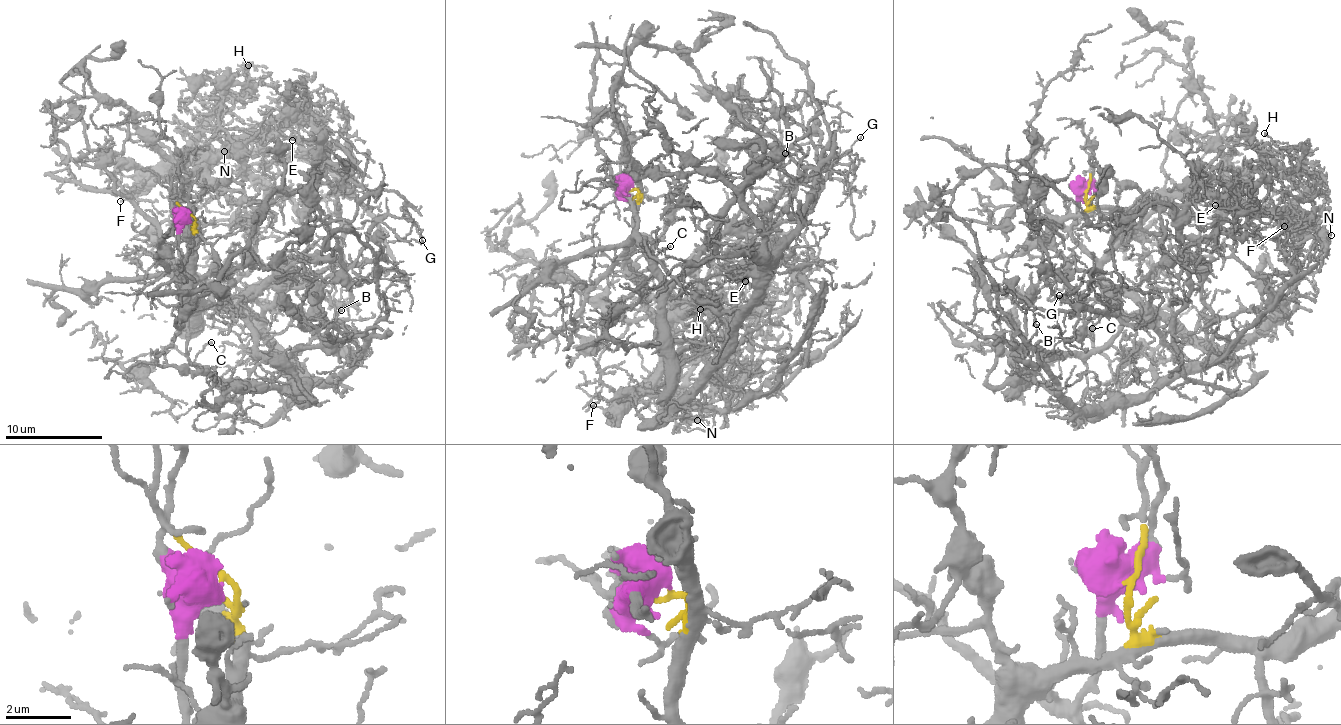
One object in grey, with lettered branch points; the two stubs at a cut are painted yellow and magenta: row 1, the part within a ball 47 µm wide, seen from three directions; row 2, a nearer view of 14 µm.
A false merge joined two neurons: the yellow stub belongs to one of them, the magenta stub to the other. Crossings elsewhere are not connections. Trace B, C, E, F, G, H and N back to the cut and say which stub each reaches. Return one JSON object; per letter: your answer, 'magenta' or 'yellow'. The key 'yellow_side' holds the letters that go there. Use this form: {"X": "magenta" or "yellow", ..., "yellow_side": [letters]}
{"B": "magenta", "C": "magenta", "E": "yellow", "F": "yellow", "G": "yellow", "H": "yellow", "N": "yellow", "yellow_side": ["E", "F", "G", "H", "N"]}

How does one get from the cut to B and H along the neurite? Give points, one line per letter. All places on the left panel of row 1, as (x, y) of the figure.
B: (191, 217), (179, 235), (184, 294), (230, 309), (252, 333), (261, 357), (280, 360), (320, 344), (341, 309)
H: (191, 216), (190, 228), (176, 208), (183, 177), (197, 172), (188, 153), (206, 122), (246, 86), (247, 65)

